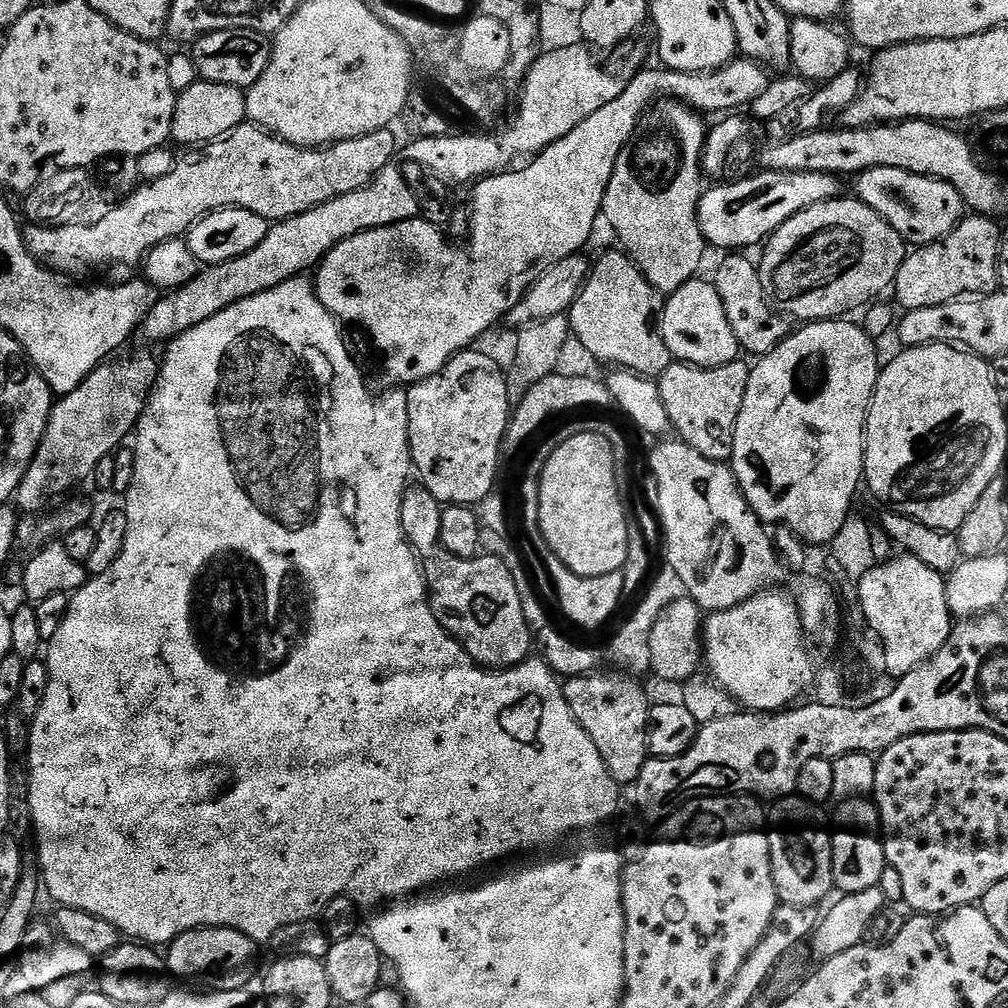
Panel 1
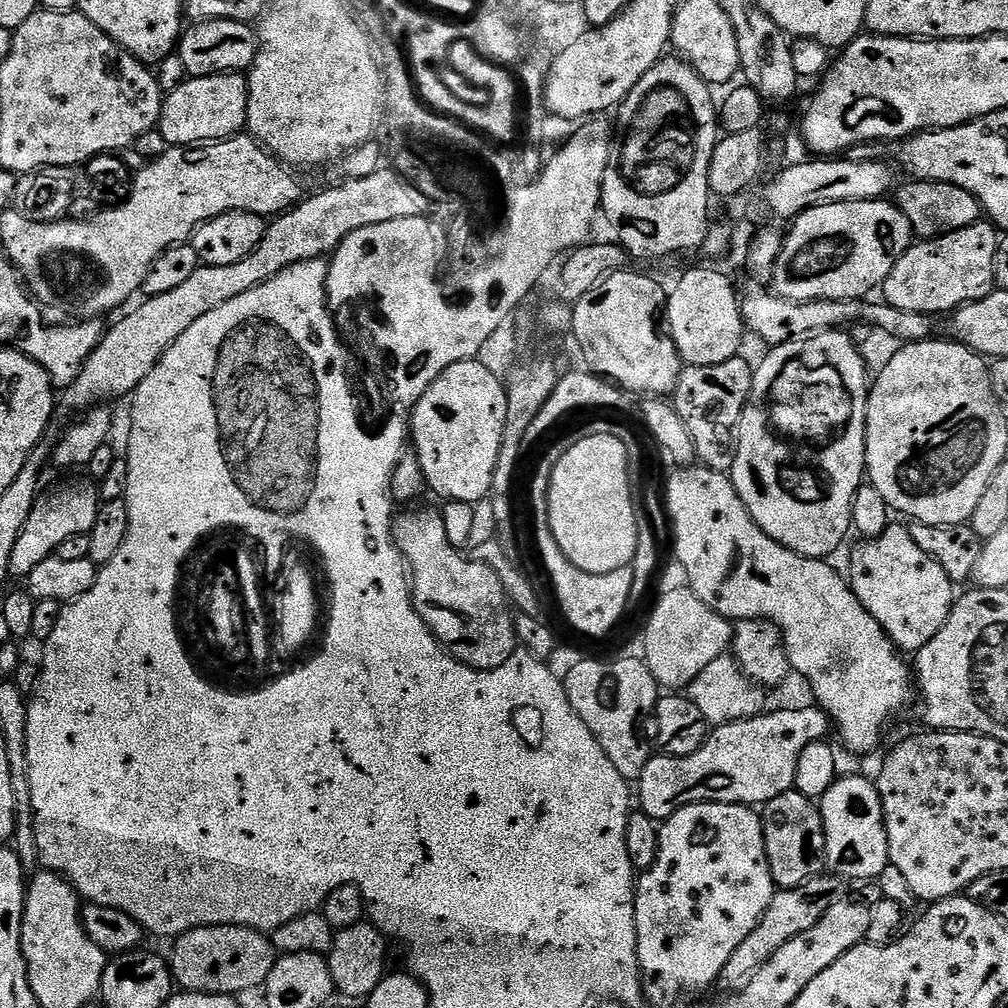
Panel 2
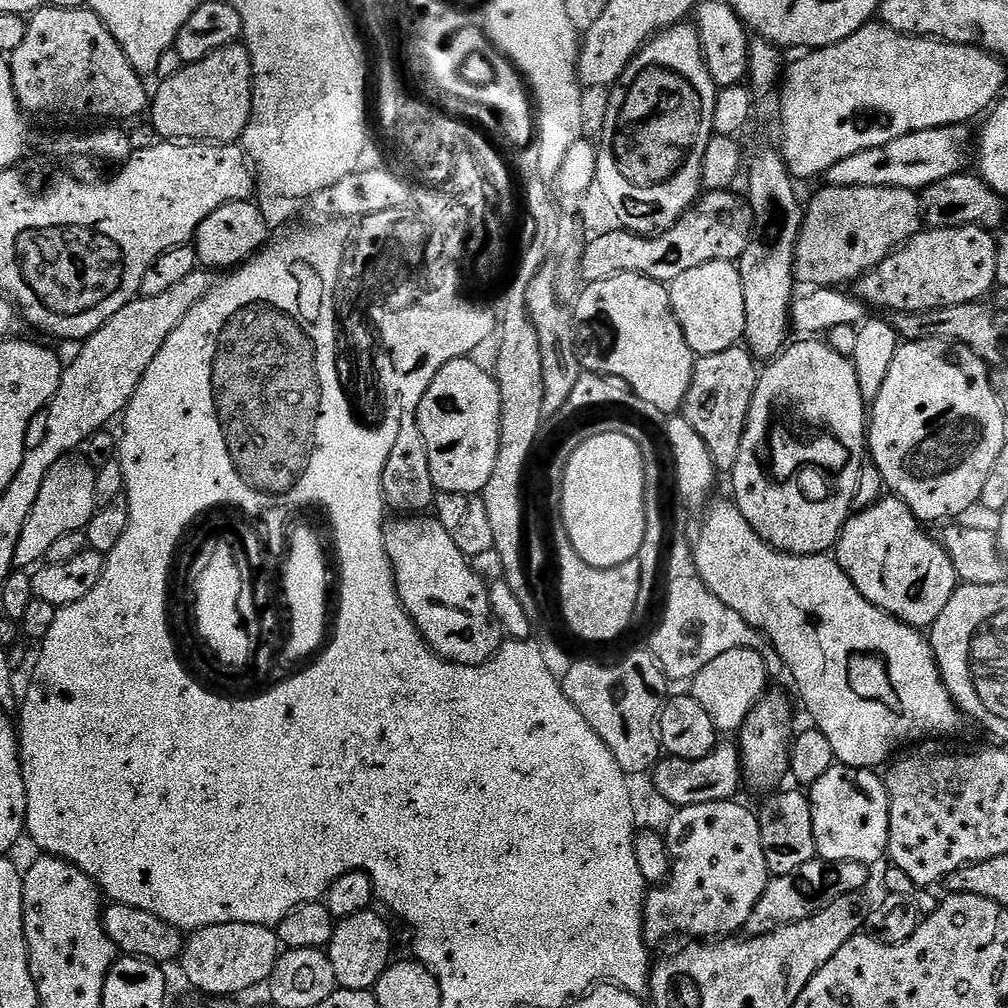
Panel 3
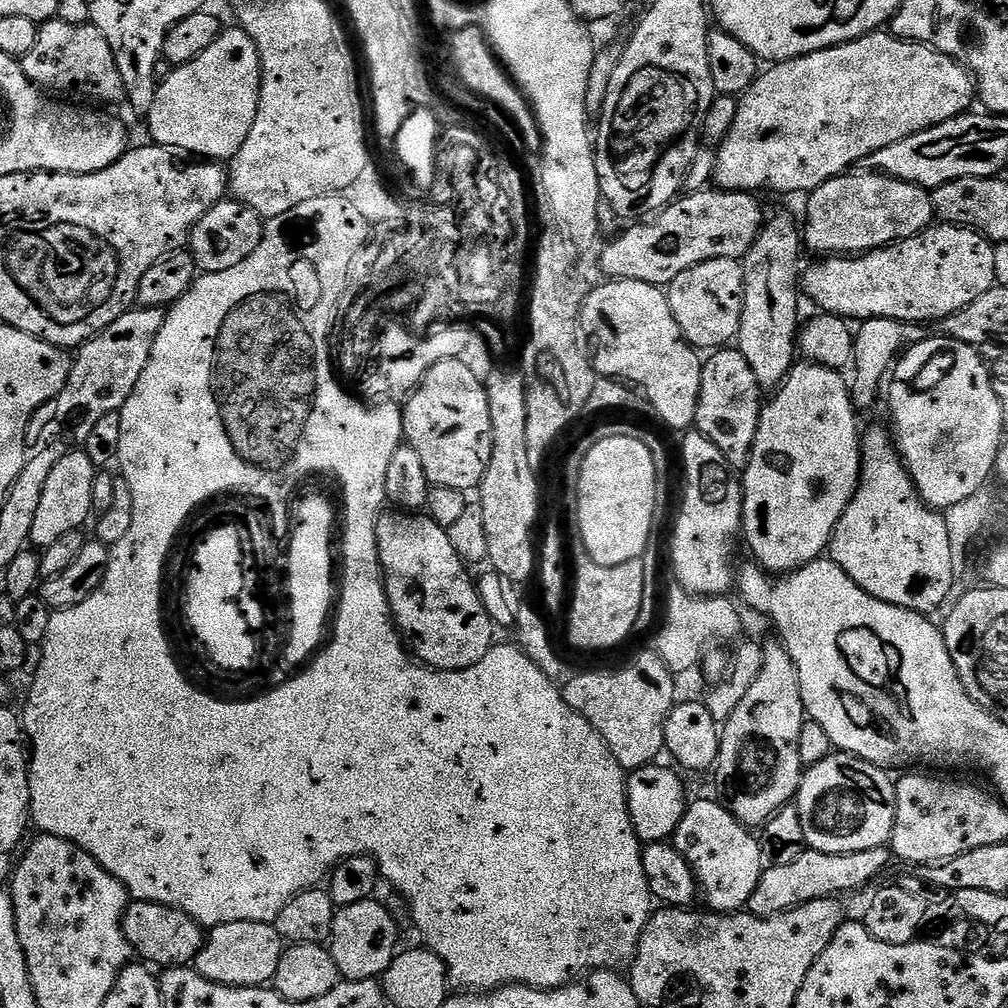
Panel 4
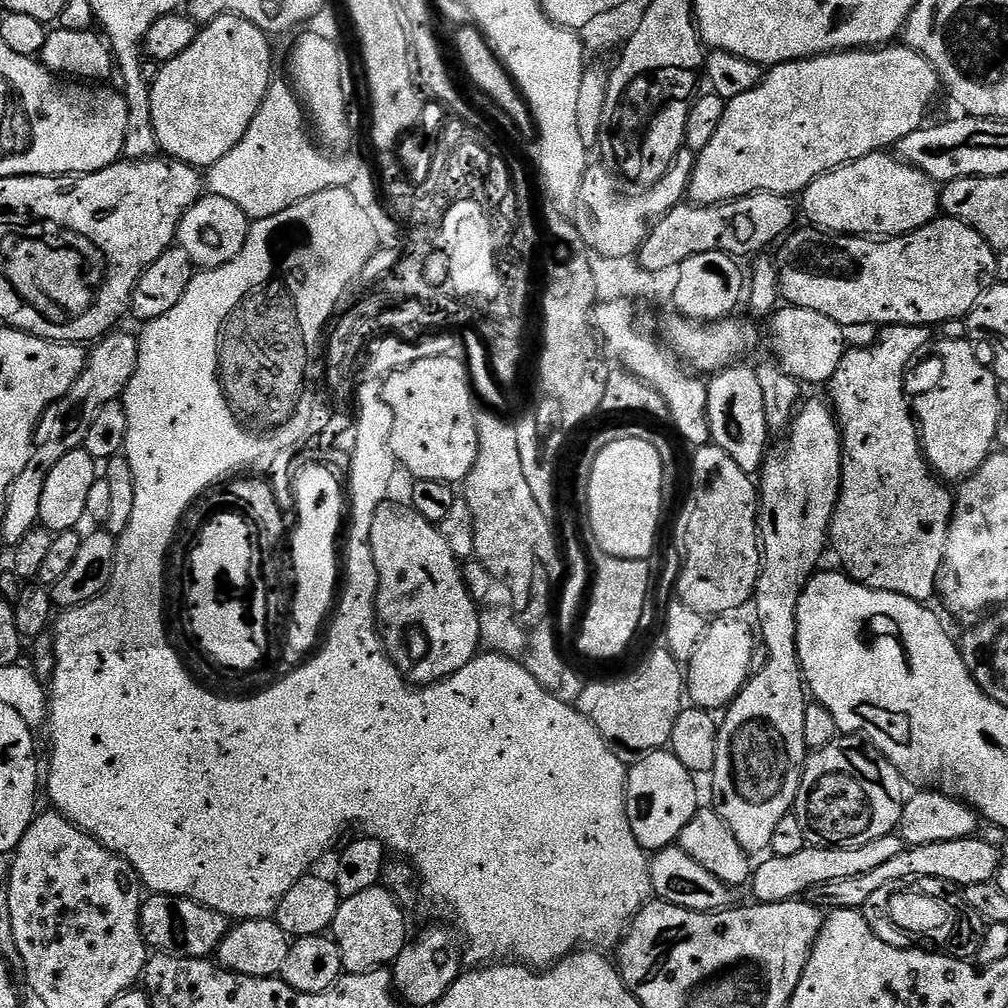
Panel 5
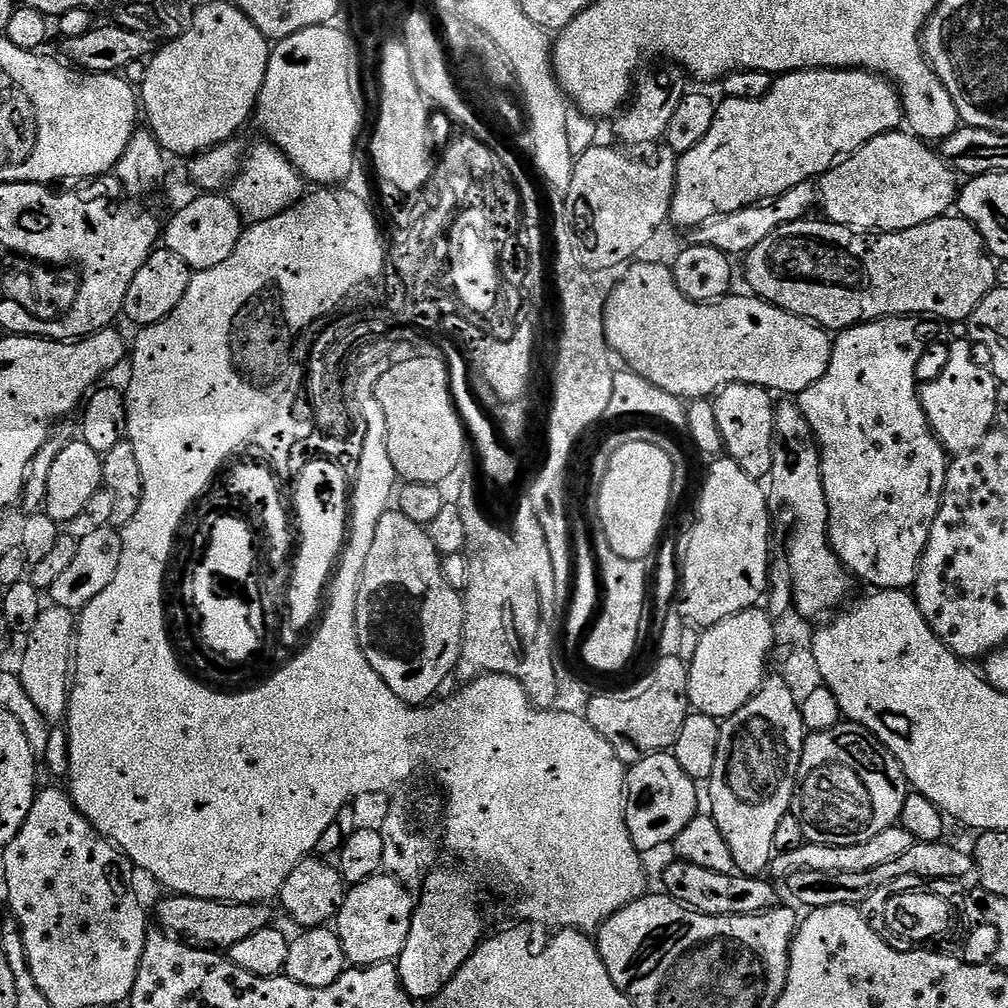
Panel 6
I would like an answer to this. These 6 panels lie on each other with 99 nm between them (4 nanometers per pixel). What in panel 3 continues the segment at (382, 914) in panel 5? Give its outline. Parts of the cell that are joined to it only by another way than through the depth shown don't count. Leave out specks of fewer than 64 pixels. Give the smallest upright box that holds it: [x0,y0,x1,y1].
[327,910,392,992]

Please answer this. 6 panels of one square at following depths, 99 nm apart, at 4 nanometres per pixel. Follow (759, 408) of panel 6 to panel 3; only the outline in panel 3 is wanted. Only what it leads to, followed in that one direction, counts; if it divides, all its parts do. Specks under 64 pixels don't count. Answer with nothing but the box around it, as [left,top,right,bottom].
[682,346,758,474]

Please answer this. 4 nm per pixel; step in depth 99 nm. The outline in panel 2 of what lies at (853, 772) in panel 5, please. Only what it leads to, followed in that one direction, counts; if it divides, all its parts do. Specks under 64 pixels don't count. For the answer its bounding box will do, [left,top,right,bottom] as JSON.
[818,776,889,881]

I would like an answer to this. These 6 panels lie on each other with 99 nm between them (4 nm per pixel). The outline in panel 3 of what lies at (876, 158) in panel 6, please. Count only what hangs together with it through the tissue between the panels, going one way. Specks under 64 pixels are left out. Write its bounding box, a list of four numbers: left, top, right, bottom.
[792,186,922,289]

